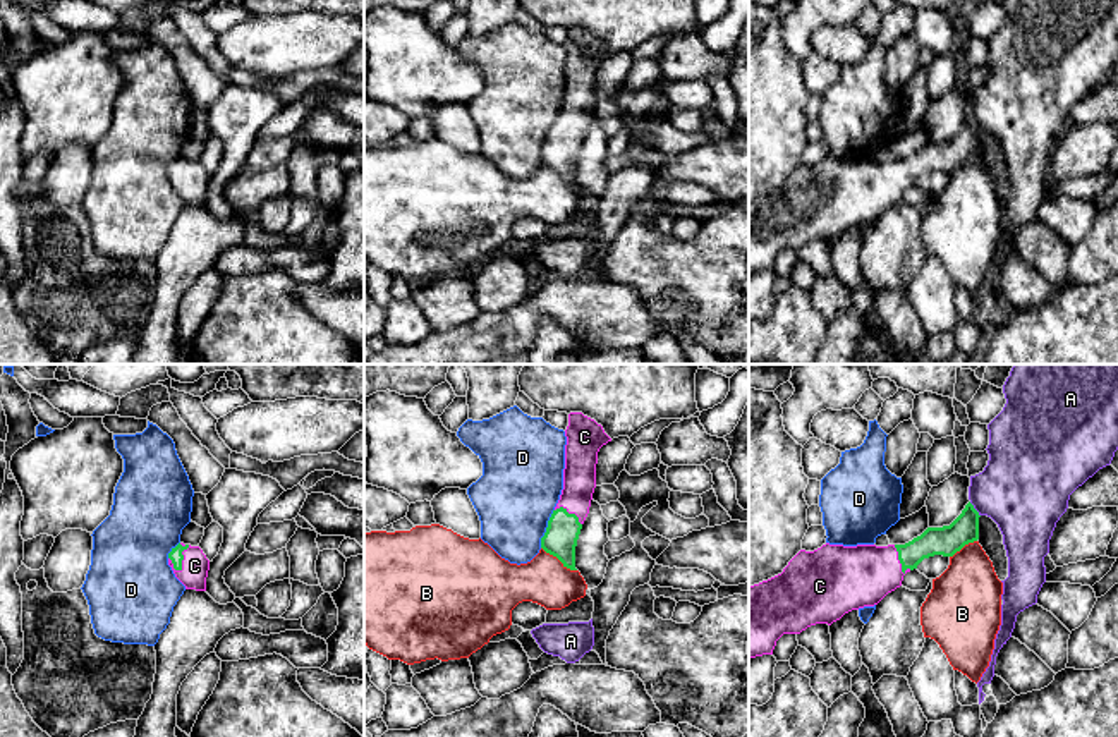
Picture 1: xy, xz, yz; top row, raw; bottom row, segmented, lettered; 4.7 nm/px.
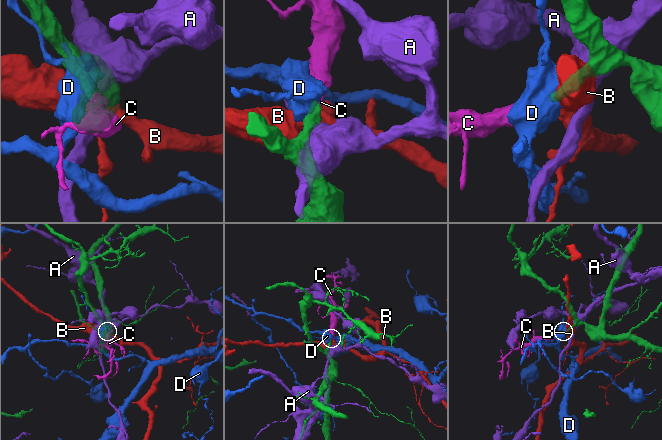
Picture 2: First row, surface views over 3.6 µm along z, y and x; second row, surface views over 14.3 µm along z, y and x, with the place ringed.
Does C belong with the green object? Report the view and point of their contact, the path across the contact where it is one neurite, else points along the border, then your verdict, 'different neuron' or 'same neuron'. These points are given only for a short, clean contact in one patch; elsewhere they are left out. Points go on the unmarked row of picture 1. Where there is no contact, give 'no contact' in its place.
xy (182, 174) | across xy (176, 170), (182, 174), (194, 181) | same neuron

